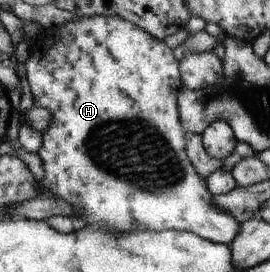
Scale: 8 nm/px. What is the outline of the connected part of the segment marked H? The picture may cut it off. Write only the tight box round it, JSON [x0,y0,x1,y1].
[24,17,240,245]

